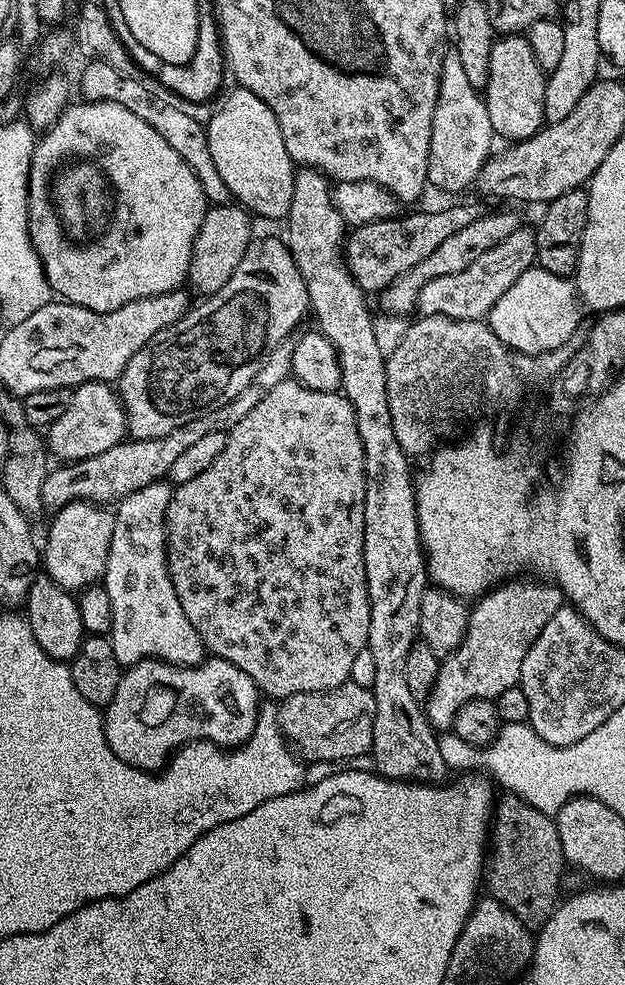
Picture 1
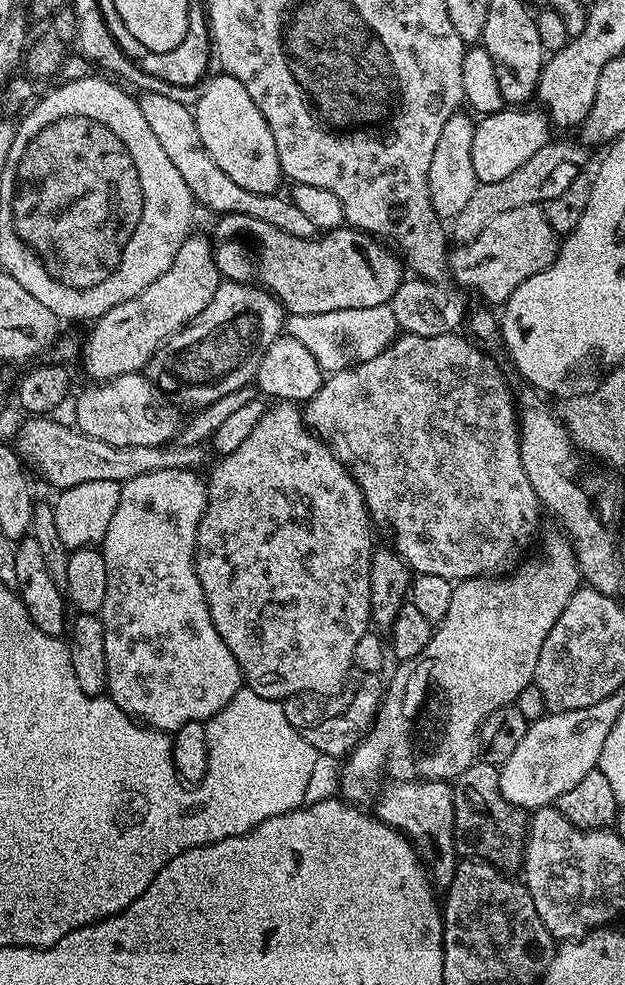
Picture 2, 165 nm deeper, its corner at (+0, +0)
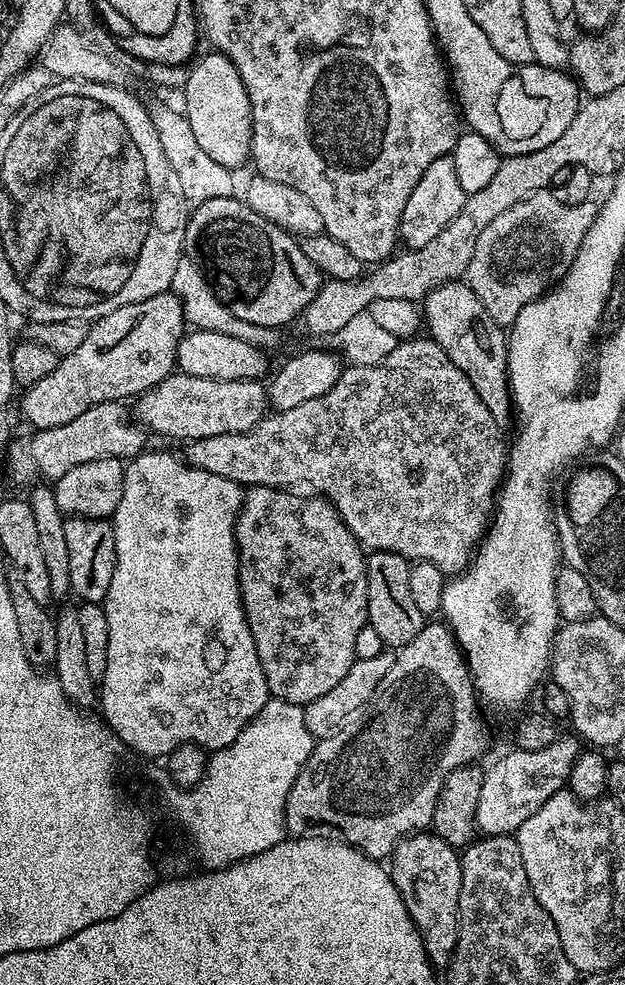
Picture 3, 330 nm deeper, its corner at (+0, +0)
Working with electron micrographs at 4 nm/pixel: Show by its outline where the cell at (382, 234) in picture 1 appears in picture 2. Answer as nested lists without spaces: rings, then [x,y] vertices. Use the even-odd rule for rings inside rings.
[[[230,214],[217,219],[216,229],[210,232],[212,253],[224,280],[239,284],[255,284],[280,301],[285,313],[294,315],[326,314],[327,311],[365,309],[391,304],[398,286],[406,279],[401,257],[385,241],[351,226],[341,226],[315,238],[294,238],[270,222],[250,218],[246,214]]]

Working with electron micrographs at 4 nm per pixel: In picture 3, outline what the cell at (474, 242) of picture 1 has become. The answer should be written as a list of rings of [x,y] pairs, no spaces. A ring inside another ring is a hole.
[[[551,190],[535,192],[522,202],[502,210],[474,246],[466,283],[478,294],[490,318],[501,326],[511,326],[530,302],[549,291],[570,270],[586,230],[594,222],[597,205],[591,199],[578,206],[566,206],[554,198]]]

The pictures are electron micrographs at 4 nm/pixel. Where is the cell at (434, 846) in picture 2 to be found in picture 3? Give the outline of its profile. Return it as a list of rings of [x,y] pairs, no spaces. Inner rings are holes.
[[[428,830],[401,838],[390,857],[390,875],[394,886],[400,891],[402,902],[422,938],[428,959],[436,966],[447,965],[458,942],[462,894],[460,857],[457,849]]]

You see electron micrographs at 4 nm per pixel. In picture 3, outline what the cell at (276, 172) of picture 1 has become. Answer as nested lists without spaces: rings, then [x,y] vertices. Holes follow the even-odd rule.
[[[215,50],[209,53],[209,56],[201,55],[191,65],[189,80],[182,89],[182,111],[194,130],[198,146],[202,146],[214,162],[228,169],[240,170],[245,167],[244,163],[249,163],[252,155],[250,98],[236,67],[222,53]]]

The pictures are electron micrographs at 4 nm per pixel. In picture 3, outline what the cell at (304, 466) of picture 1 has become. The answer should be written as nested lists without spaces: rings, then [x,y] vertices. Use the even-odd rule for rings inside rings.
[[[252,486],[244,492],[244,501],[240,504],[240,513],[236,515],[236,554],[240,568],[240,603],[244,606],[244,617],[250,626],[254,646],[258,650],[258,662],[262,664],[262,674],[266,674],[268,691],[275,699],[285,700],[301,706],[309,704],[314,698],[322,698],[329,690],[334,690],[350,666],[356,661],[354,641],[358,630],[368,622],[368,591],[366,590],[365,549],[355,534],[348,529],[334,505],[323,498],[304,499],[275,488]]]

